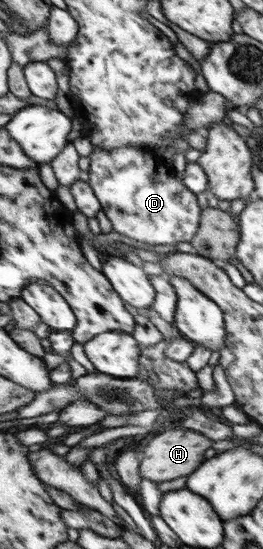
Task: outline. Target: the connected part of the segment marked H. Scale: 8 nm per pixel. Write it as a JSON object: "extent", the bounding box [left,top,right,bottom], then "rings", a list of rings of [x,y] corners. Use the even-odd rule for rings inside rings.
{"extent":[142,429,214,481],"rings":[[[176,429],[176,431],[166,431],[162,435],[158,435],[156,439],[152,439],[144,451],[144,459],[142,459],[142,473],[146,479],[150,481],[174,481],[178,477],[186,477],[190,473],[194,473],[200,463],[204,461],[206,451],[214,445],[212,439],[208,439],[206,435],[192,431],[192,429]]]}

